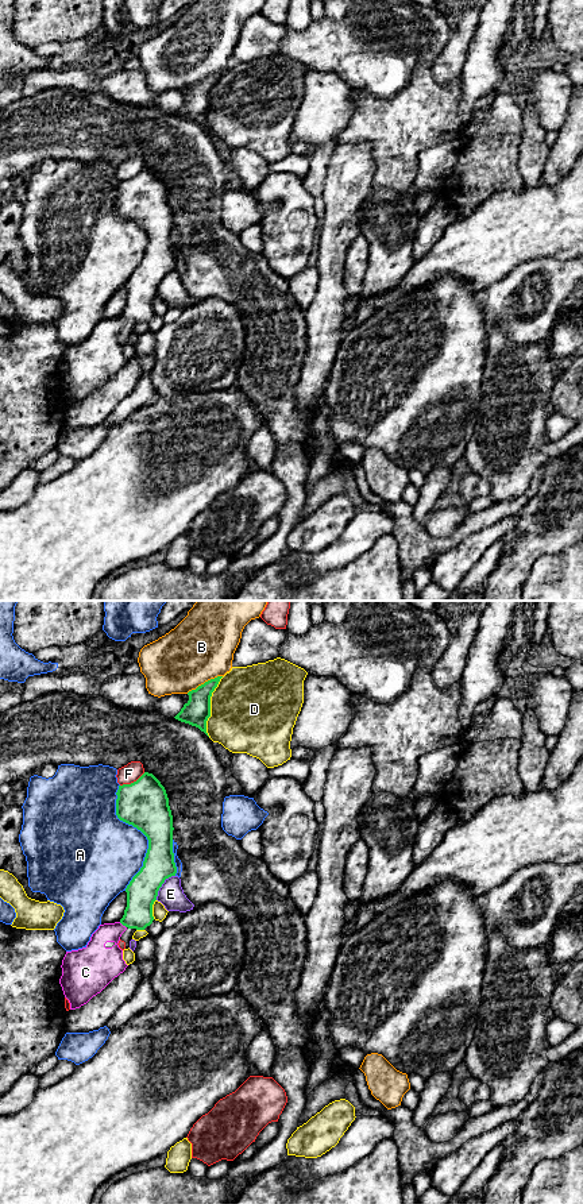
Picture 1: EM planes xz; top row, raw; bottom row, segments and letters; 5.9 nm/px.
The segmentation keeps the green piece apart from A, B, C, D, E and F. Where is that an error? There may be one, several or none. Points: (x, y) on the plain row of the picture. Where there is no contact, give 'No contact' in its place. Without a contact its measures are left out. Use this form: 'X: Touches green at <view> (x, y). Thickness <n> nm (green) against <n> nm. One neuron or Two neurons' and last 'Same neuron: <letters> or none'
A: Touches green at xz (142, 227). Thickness 280 nm (green) against 420 nm. Two neurons
B: Touches green at xz (205, 77). Thickness 160 nm (green) against 400 nm. Two neurons
C: Touches green at xz (123, 320). Thickness 190 nm (green) against 190 nm. One neuron
D: Touches green at xz (209, 101). Thickness 160 nm (green) against 500 nm. Two neurons
E: Touches green at xz (161, 281). Thickness 190 nm (green) against 150 nm. Two neurons
F: Touches green at xz (134, 177). Thickness 280 nm (green) against 120 nm. Two neurons
Same neuron: C

